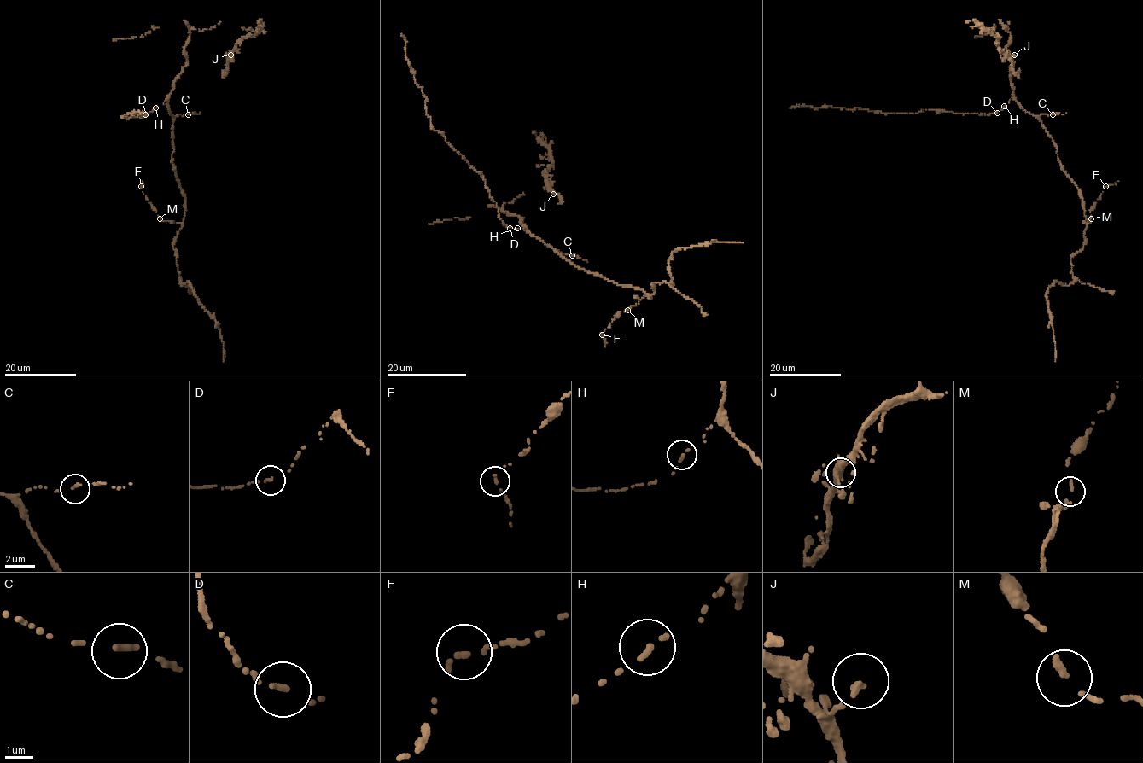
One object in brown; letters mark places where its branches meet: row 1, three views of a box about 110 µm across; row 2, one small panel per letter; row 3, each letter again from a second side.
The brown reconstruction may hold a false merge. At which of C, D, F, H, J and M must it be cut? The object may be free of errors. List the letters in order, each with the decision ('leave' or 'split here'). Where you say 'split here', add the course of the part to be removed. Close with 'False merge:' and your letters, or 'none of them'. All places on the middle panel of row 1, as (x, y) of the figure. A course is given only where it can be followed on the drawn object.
C: leave
D: leave
F: leave
H: leave
J: leave
M: leave
False merge: none of them

